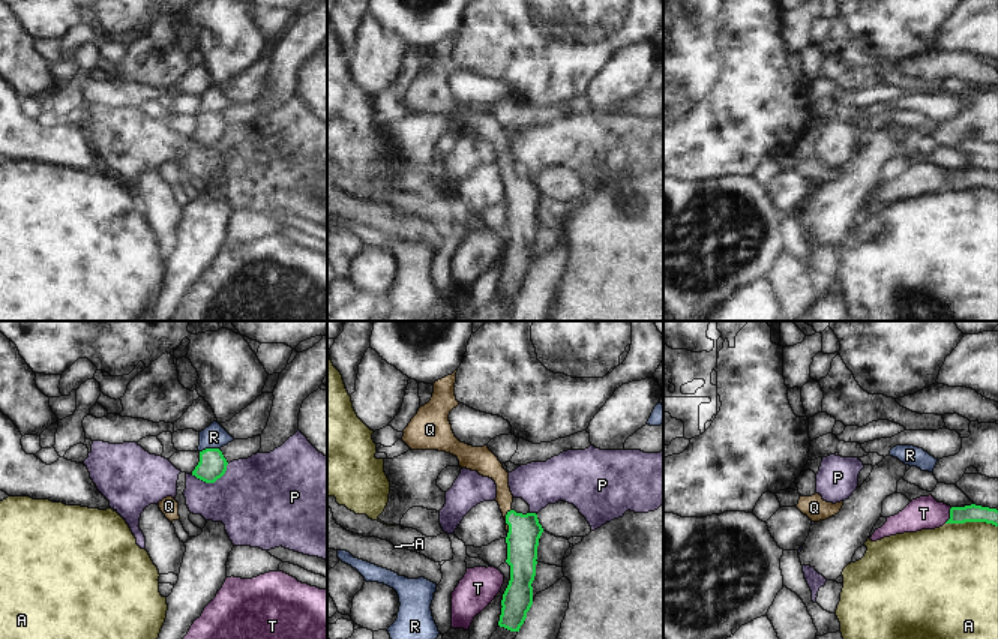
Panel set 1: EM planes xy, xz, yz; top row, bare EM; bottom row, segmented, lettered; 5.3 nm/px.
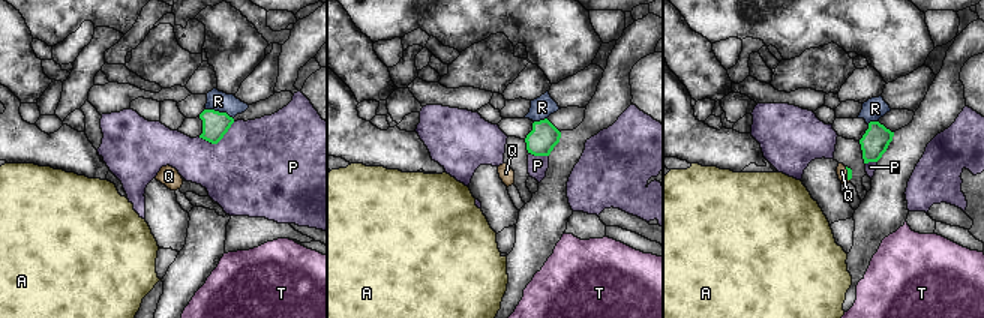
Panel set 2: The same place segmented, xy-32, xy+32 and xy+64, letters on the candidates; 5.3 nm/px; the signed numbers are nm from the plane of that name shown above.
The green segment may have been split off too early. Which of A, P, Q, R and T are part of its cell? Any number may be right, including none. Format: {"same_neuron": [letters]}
{"same_neuron": ["Q"]}

